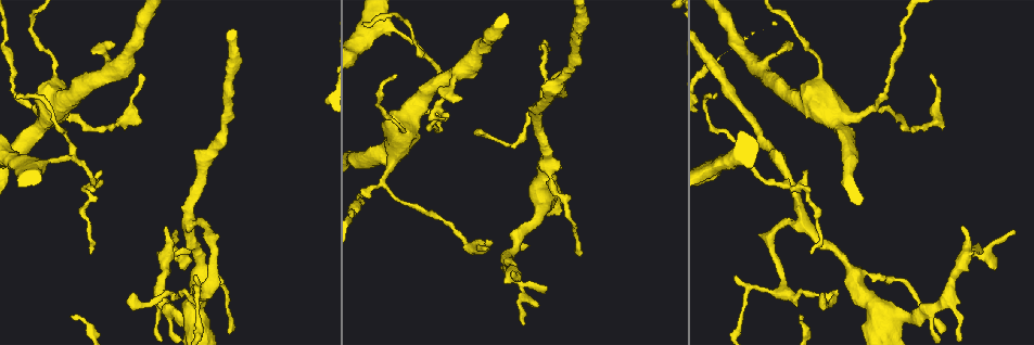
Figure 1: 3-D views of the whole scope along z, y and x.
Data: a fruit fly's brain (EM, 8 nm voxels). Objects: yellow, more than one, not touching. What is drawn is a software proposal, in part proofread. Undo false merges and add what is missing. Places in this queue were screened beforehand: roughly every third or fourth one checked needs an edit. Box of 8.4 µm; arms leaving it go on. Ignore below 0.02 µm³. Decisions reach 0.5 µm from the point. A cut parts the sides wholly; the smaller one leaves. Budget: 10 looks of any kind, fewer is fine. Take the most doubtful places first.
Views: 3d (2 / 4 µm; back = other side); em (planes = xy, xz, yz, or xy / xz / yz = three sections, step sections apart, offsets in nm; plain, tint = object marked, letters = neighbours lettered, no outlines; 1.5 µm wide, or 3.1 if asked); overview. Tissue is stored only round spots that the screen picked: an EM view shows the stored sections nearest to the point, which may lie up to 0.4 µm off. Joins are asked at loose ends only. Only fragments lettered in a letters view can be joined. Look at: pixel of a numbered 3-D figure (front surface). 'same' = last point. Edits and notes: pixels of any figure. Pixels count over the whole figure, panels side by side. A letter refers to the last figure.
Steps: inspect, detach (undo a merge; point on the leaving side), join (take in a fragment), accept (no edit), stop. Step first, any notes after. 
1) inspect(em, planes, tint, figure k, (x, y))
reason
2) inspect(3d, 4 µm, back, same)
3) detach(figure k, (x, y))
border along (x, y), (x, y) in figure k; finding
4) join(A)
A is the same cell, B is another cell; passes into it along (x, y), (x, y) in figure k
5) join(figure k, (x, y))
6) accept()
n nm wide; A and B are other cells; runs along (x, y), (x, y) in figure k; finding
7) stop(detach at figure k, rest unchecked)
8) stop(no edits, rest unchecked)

inspect(em, xz, step 4, letters, figure 1, (112, 45))

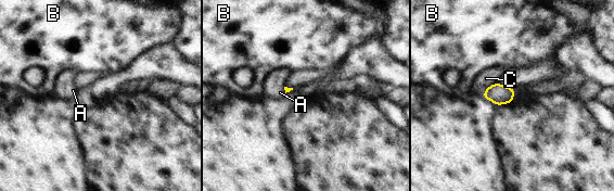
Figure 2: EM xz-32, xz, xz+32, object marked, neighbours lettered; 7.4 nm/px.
inspect(em, planes, letters, same)

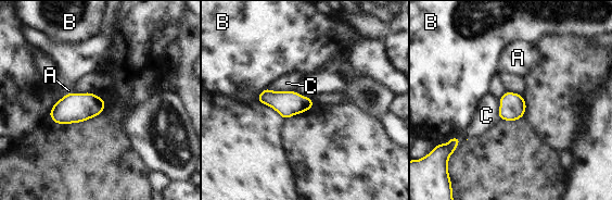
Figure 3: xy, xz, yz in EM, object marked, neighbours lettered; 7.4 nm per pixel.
accept()
A, B and C are other cells; border along (267, 87), (271, 90), (291, 91) in figure 3; no lettered fragment goes on from it

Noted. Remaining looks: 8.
inspect(em, xy, step 8, letters, figure 1, (439, 120))

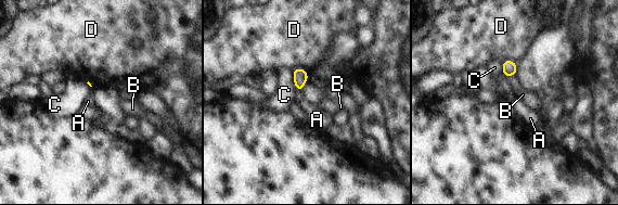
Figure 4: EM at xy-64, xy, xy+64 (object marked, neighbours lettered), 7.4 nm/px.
inspect(em, planes, letters, same)
cut it another way

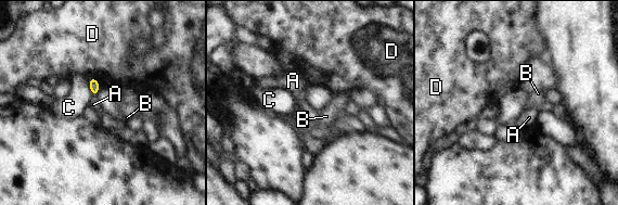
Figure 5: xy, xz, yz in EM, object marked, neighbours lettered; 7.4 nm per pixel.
accept()
A, B, C and D are other cells; border along (90, 76), (93, 76), (99, 81) in figure 5; none of them fits

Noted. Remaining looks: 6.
inspect(em, xy, step 4, tint, figure 1, (486, 243))
an open end

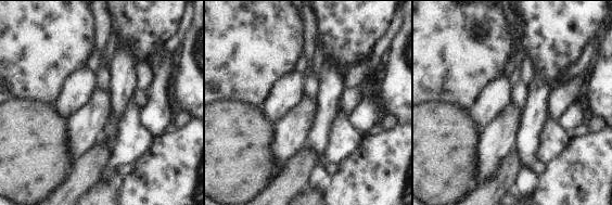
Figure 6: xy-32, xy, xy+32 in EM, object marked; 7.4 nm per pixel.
inspect(em, planes, letters, same)

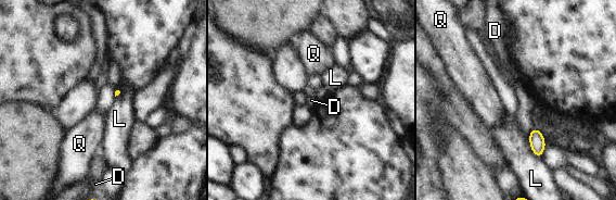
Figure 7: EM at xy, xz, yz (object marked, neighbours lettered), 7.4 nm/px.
accept()
D, L and Q are other cells; border along (534, 127), (528, 137) in figure 7; no lettered fragment goes on from it

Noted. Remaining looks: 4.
inspect(em, xz, step 4, tint, figure 1, (35, 107))

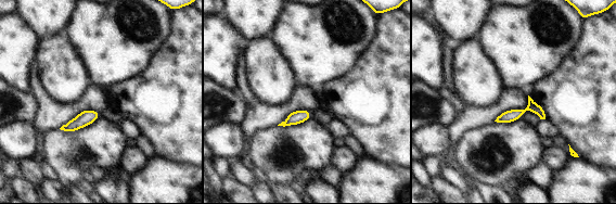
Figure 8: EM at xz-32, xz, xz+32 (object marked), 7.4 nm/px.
inspect(em, planes, tint, same)
cut it another way

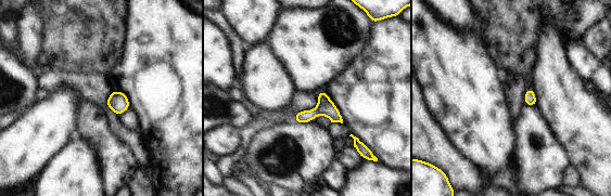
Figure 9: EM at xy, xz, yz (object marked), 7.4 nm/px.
inspect(em, planes, letters, same)
what lies round it

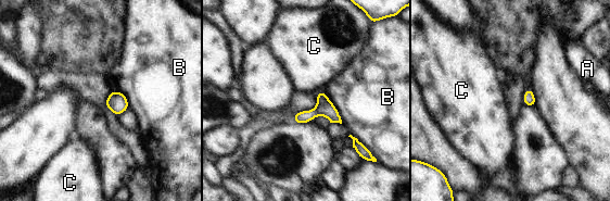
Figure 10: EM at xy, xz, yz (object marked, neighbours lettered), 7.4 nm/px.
accept()
80 nm wide; A, B and C are other cells; border along (321, 90), (335, 108), (342, 123) in figure 10; continuous, no second neuron

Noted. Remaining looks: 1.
stop(no edits, rest unchecked)

